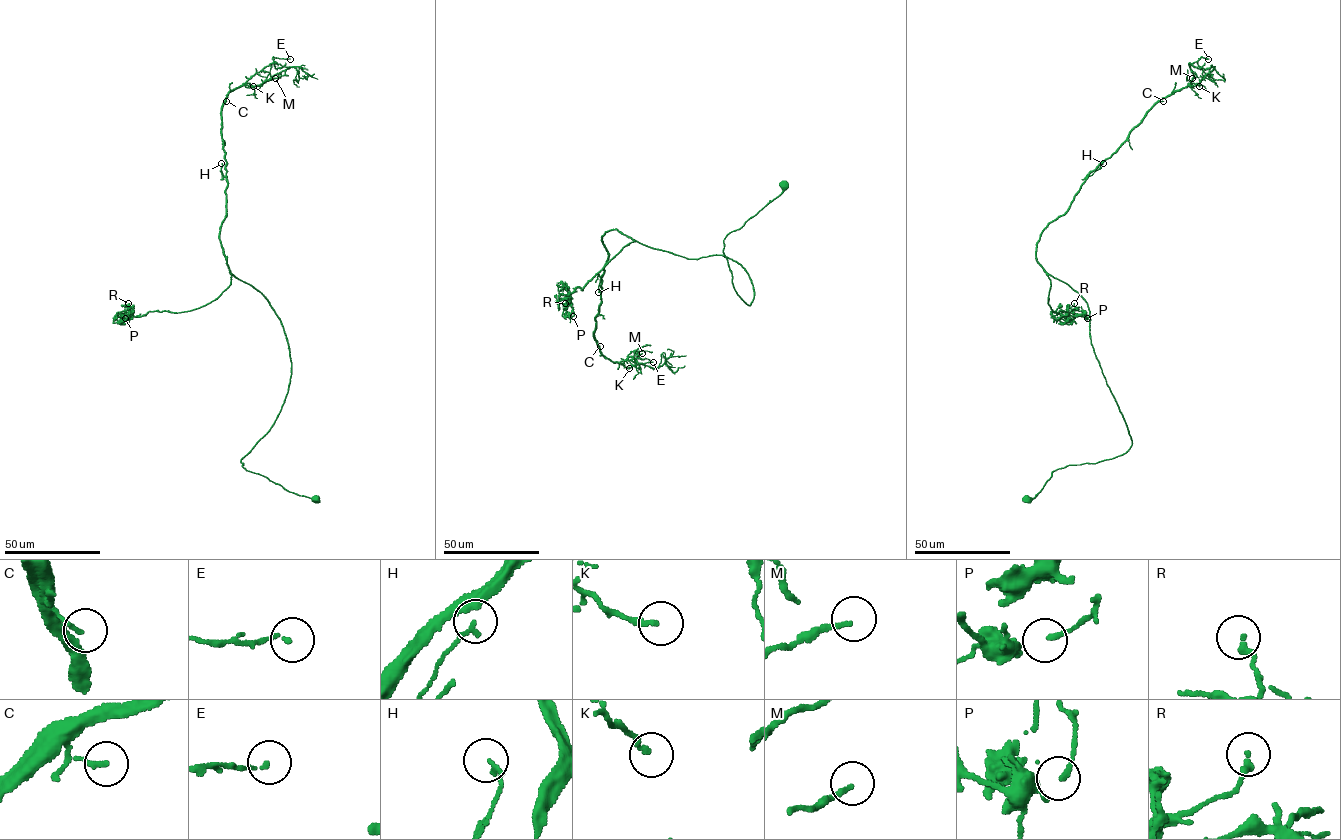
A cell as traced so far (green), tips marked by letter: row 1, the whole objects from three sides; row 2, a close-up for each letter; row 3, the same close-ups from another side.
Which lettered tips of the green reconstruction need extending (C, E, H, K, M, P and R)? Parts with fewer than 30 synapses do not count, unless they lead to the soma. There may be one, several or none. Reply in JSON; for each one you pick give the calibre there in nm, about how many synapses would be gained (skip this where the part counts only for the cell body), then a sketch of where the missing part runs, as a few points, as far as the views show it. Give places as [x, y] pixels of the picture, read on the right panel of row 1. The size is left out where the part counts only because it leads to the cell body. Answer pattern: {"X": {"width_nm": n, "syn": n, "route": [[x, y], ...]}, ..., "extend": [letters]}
{"extend": []}

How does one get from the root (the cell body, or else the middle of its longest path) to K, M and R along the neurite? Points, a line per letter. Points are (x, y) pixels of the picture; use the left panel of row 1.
K: (315, 498), (240, 461), (291, 369), (280, 319), (219, 238), (221, 110), (253, 86)
M: (315, 498), (240, 461), (277, 417), (291, 363), (280, 319), (221, 246), (221, 110), (233, 88), (275, 78)
R: (315, 498), (240, 461), (273, 424), (291, 374), (261, 293), (232, 274), (189, 311), (134, 316), (128, 303)

